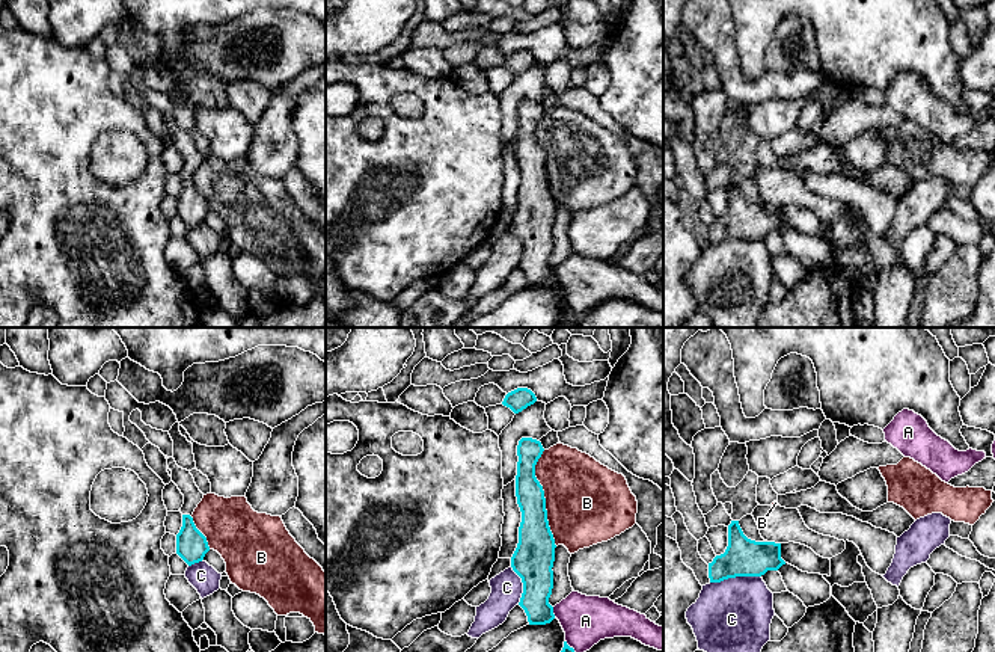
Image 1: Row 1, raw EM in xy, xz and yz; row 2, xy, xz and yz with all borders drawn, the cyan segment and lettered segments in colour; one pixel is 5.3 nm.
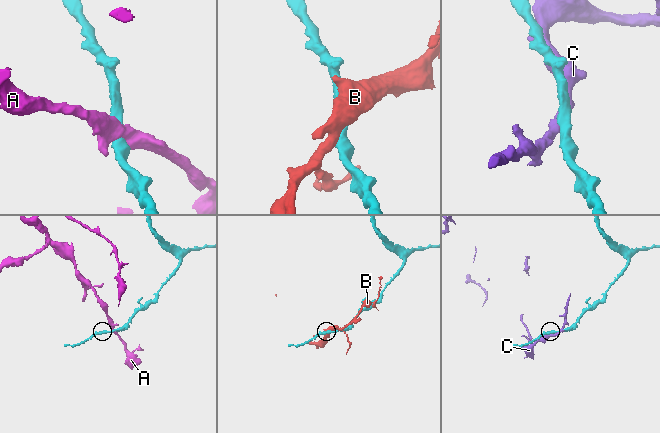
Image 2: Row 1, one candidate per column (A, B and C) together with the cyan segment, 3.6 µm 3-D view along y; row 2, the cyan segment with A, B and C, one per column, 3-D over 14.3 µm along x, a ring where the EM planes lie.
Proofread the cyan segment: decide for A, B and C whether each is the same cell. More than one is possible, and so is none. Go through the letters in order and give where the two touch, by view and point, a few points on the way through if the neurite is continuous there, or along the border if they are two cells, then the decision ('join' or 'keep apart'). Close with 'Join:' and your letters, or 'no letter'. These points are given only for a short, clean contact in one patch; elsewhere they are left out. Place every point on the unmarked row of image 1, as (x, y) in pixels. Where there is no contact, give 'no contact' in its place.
A: meets cyan in xz at (552, 273); border along xz (552, 269), (555, 278); keep apart
B: meets cyan in xz at (544, 160); keep apart
C: meets cyan in yz at (734, 239); keep apart
Join: no letter

